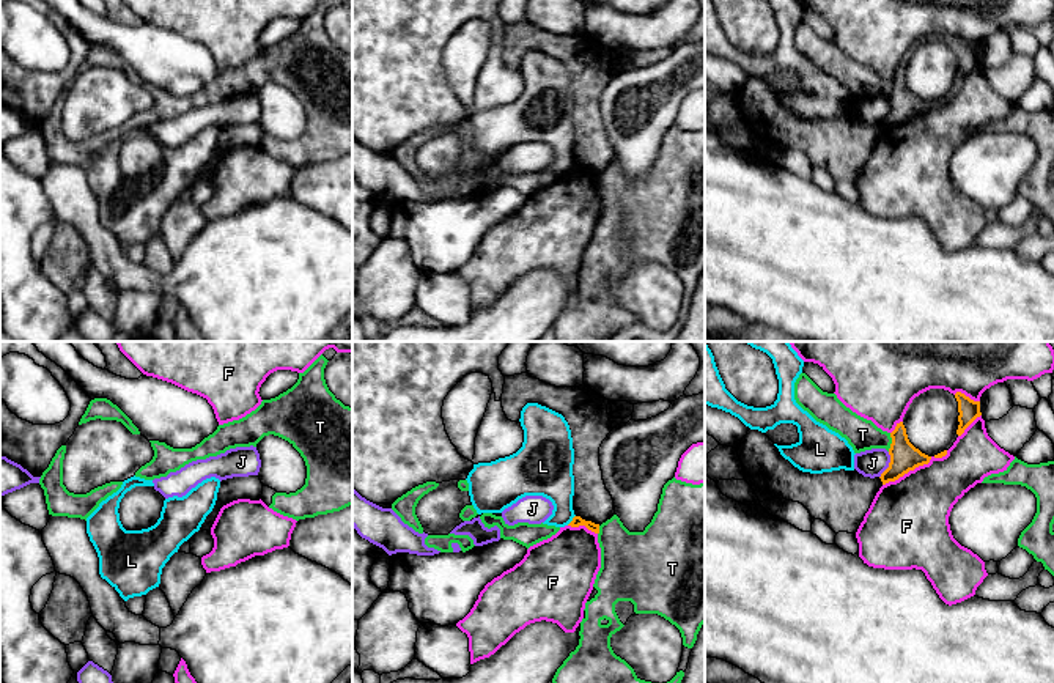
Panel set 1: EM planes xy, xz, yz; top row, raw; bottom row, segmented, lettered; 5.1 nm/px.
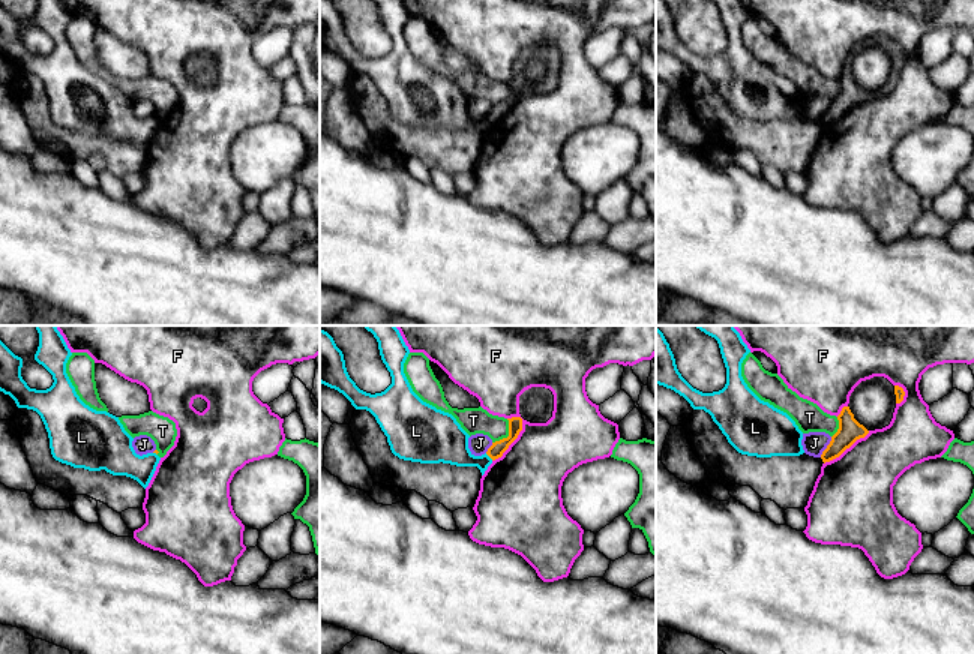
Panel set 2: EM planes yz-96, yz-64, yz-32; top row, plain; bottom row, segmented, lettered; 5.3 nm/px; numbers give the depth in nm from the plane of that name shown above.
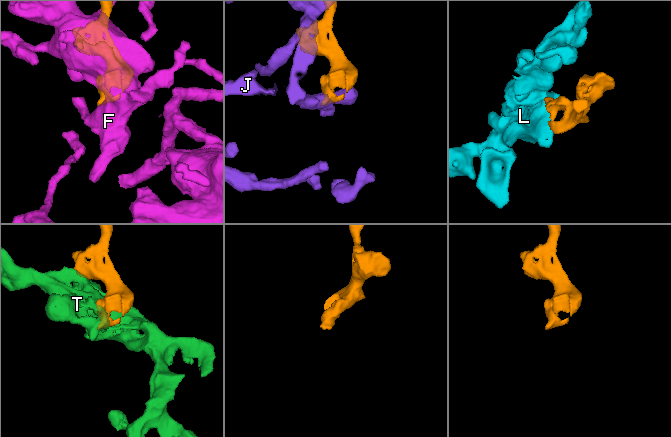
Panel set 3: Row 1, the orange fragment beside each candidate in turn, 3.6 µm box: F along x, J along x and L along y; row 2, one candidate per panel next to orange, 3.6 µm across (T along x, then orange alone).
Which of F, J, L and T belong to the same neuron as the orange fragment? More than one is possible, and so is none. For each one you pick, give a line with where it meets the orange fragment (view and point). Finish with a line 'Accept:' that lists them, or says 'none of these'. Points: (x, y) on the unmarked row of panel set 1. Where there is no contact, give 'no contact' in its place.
Accept: none of these

